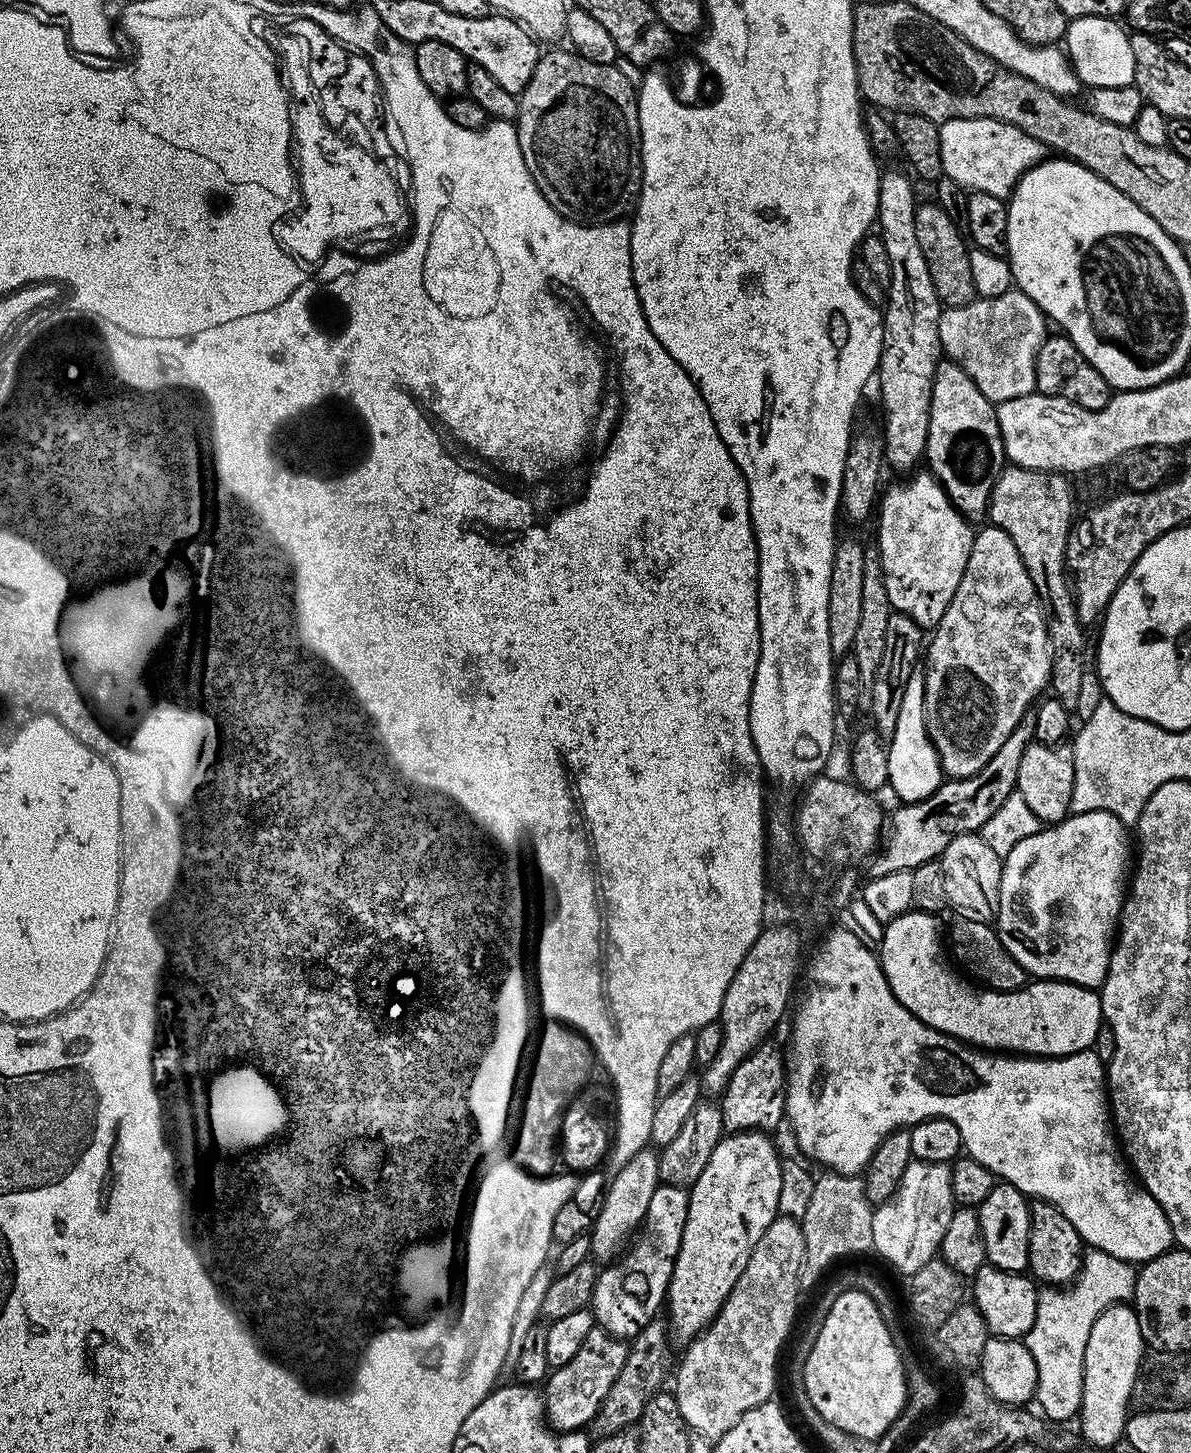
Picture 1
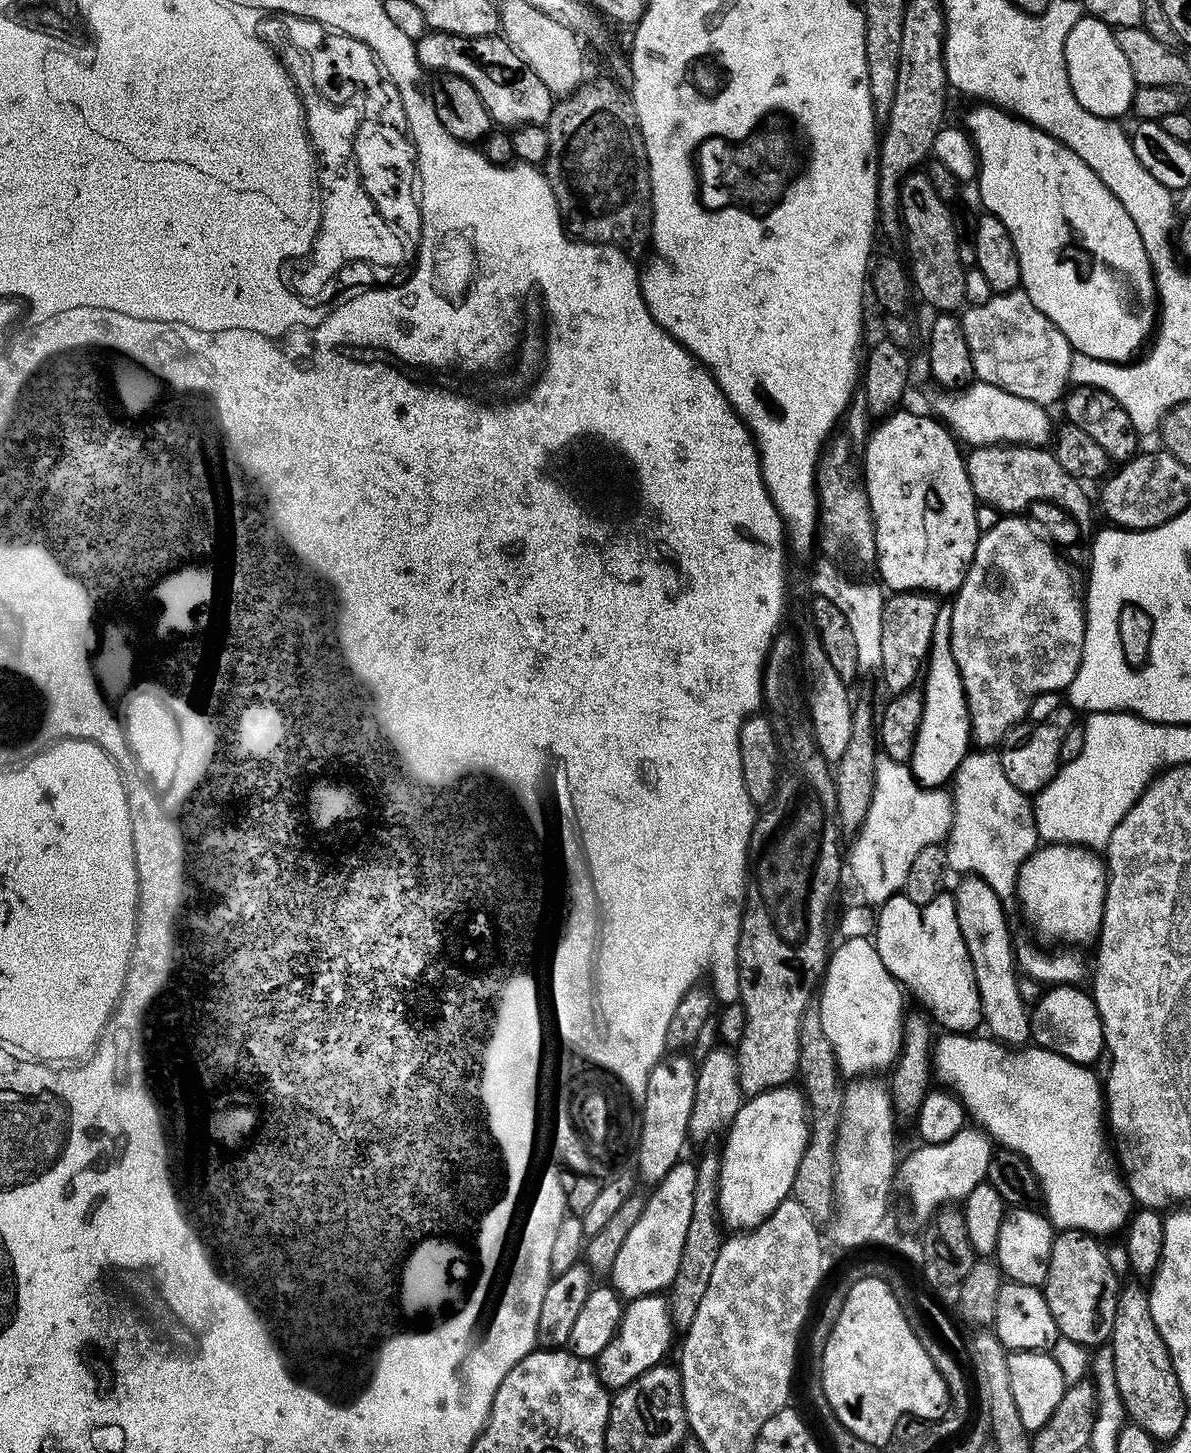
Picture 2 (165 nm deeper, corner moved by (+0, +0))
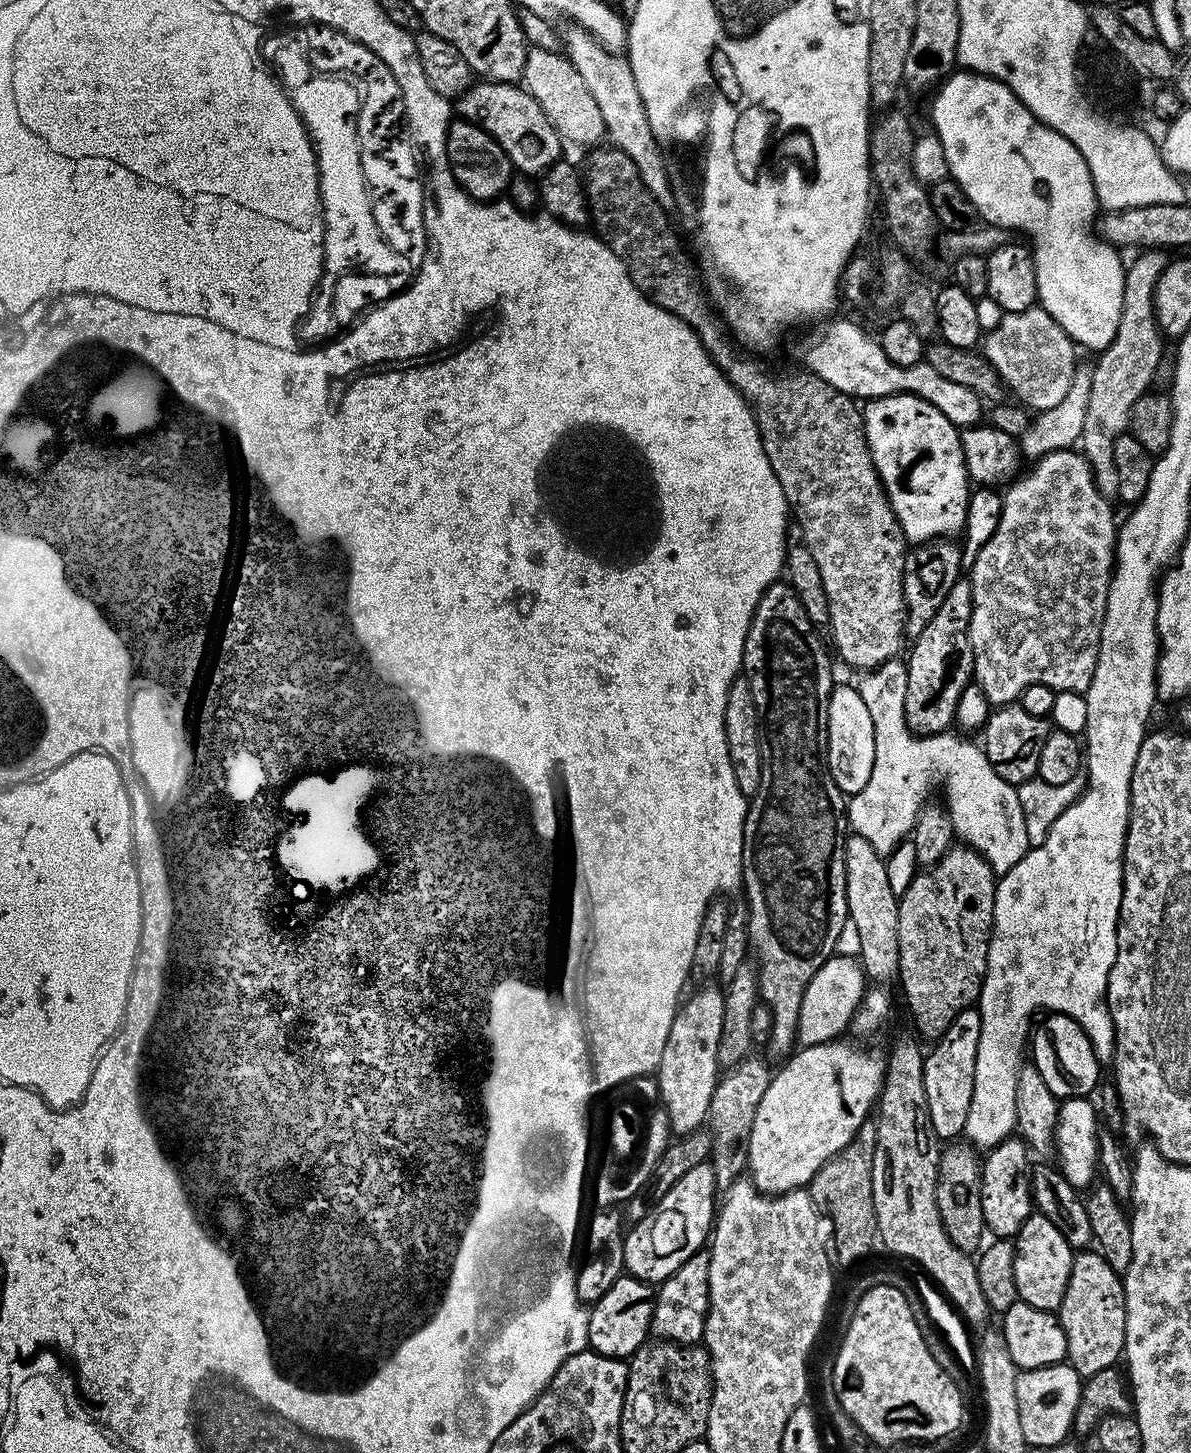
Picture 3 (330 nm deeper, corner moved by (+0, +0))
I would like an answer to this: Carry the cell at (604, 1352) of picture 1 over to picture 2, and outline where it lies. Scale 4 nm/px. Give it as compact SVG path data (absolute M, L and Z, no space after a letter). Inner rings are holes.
M667 1295L631 1297L624 1304L624 1313L614 1338L606 1342L606 1350L602 1350L602 1354L594 1360L605 1388L609 1390L625 1388L627 1384L634 1382L634 1378L646 1374L646 1370L661 1363L667 1357L664 1355L672 1348L672 1335L674 1335L674 1329Z

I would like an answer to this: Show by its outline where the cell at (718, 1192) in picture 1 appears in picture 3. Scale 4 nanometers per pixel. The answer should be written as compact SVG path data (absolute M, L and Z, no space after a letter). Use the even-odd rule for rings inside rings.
M837 1038L827 1044L801 1047L801 1052L793 1051L783 1061L784 1069L773 1075L766 1094L762 1094L762 1102L758 1102L758 1114L754 1114L754 1130L750 1130L747 1167L750 1179L759 1192L778 1196L782 1192L794 1192L808 1186L819 1168L847 1147L858 1134L859 1127L869 1119L884 1088L888 1061L883 1051L880 1053L876 1048L860 1049L858 1045L847 1044L846 1041Z

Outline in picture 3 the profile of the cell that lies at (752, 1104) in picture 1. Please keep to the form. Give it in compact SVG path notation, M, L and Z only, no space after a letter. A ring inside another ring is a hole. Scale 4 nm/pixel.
M777 582L777 583L774 583L774 584L772 584L772 585L770 585L770 586L769 586L769 587L768 587L768 588L767 588L767 589L766 589L766 591L765 591L765 592L764 592L764 593L763 593L763 594L762 594L762 598L761 598L761 599L760 599L760 601L759 601L759 602L758 602L758 606L757 606L757 607L756 607L756 609L755 609L755 610L754 610L754 614L753 614L753 615L752 615L752 621L751 621L751 622L750 622L750 630L749 630L749 631L748 631L748 633L747 633L747 634L746 634L746 646L745 646L745 647L744 647L744 663L743 663L743 665L742 665L742 674L743 674L743 675L744 675L744 676L745 676L745 678L747 678L747 679L748 679L748 681L749 681L749 682L750 682L750 691L752 691L752 692L753 692L753 694L754 694L754 706L755 706L755 707L756 707L756 719L757 719L757 721L758 721L758 728L759 728L759 731L760 731L760 732L761 732L761 733L762 733L762 747L761 747L761 749L760 749L760 784L759 784L759 786L758 786L758 787L757 787L757 788L756 788L756 792L755 792L755 794L753 794L753 795L752 795L752 797L750 797L750 803L749 803L749 806L748 806L748 813L747 813L747 814L746 814L746 818L745 818L745 819L744 819L744 845L743 845L743 846L742 846L742 858L741 858L741 859L740 859L740 866L741 866L741 869L742 869L742 889L743 889L743 888L744 888L744 896L745 896L745 897L744 897L744 896L743 896L743 899L744 899L744 900L745 900L745 901L746 901L746 903L747 903L747 906L748 906L748 913L749 913L749 914L750 914L750 922L749 922L749 923L748 923L748 943L749 943L749 945L750 945L750 952L751 952L751 955L752 955L752 956L753 956L753 957L754 957L754 960L755 960L755 956L756 956L756 960L757 960L757 961L756 961L756 960L755 960L755 963L756 963L756 964L757 964L757 965L758 965L758 975L759 975L759 978L760 978L760 999L761 999L761 1001L762 1001L762 1003L764 1003L764 1005L765 1005L765 1006L766 1006L766 1007L768 1007L768 1009L769 1009L769 1010L770 1010L770 1014L771 1014L771 1015L772 1015L772 1017L773 1017L773 1018L774 1018L774 1026L773 1026L773 1027L772 1027L772 1029L771 1029L771 1030L770 1030L770 1034L769 1034L769 1035L768 1035L768 1043L767 1043L767 1047L768 1047L768 1048L769 1048L769 1049L771 1049L771 1048L773 1048L773 1050L774 1050L774 1051L776 1051L776 1052L777 1052L777 1054L778 1054L778 1055L780 1055L780 1058L784 1058L784 1057L787 1057L787 1056L788 1056L788 1055L789 1055L789 1053L791 1053L791 1052L792 1052L792 1051L793 1051L793 1048L794 1048L794 1045L795 1045L795 1044L796 1044L796 1043L797 1043L797 1038L796 1038L796 1031L797 1031L797 1030L798 1030L798 1022L799 1022L799 1021L800 1021L800 1011L801 1011L801 1010L802 1010L802 994L803 994L803 993L804 993L804 991L805 991L805 990L806 990L806 986L810 986L810 982L811 982L811 981L812 981L812 979L813 979L813 978L814 978L814 974L815 974L815 973L816 973L816 972L817 972L817 970L818 970L818 969L819 969L819 968L820 968L820 967L821 967L821 966L822 966L822 965L824 965L824 964L825 964L825 963L826 963L826 961L827 961L827 960L828 960L828 959L829 959L829 958L831 958L831 957L832 957L832 955L834 955L834 953L835 953L835 952L836 952L836 943L837 943L837 942L838 942L838 934L842 934L842 926L846 926L846 922L847 922L847 921L848 921L848 920L849 920L849 916L848 916L848 906L847 906L847 886L846 886L846 858L845 858L845 857L844 857L844 841L845 841L845 839L846 839L846 837L847 837L847 836L848 836L848 835L849 835L849 832L850 832L850 825L849 825L849 823L848 823L848 814L847 814L847 811L846 811L846 796L845 796L845 795L844 795L844 794L843 794L843 793L841 793L841 792L840 792L840 790L839 790L839 788L838 788L838 786L836 786L836 785L835 785L835 782L834 782L834 778L832 778L832 777L831 777L831 772L830 772L830 766L829 766L829 765L828 765L828 760L827 760L827 703L828 703L828 702L830 702L830 696L831 696L831 692L832 692L832 690L833 690L833 687L834 687L834 680L832 680L832 660L833 660L833 657L832 657L832 656L831 656L831 655L830 655L830 652L829 652L829 649L828 649L828 648L827 648L827 647L826 647L826 644L825 644L825 648L826 648L826 649L824 649L824 644L823 644L823 642L822 642L822 641L820 641L820 636L819 636L819 634L821 634L821 633L820 633L820 632L819 632L819 631L818 631L818 628L817 628L817 627L816 627L816 625L815 625L815 624L812 624L812 622L811 622L811 620L810 620L810 618L808 618L808 617L807 617L807 614L806 614L806 610L804 610L804 609L803 609L803 606L802 606L802 602L800 602L800 601L799 601L799 598L798 598L798 594L796 594L796 593L795 593L795 590L793 590L793 589L792 589L792 585L790 585L790 584L789 584L789 583L788 583L788 582Z

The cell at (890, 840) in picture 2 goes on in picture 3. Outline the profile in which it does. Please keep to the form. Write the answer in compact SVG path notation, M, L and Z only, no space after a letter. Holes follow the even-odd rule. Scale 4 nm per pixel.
M897 658L895 660L888 660L884 664L878 665L878 667L865 671L864 676L858 681L858 689L866 707L870 710L871 721L873 722L874 732L874 764L873 770L870 771L870 780L866 783L866 786L862 787L862 790L854 793L850 796L850 799L846 804L846 811L848 814L848 823L851 831L860 835L862 838L866 838L867 842L870 842L871 846L874 846L874 850L881 854L887 854L894 851L894 849L901 847L902 841L900 840L911 833L912 828L916 825L916 819L920 813L920 809L924 807L926 801L929 799L928 791L932 788L932 783L935 780L941 780L944 783L944 796L946 801L946 807L950 818L952 819L952 831L957 837L960 836L967 847L973 848L978 854L982 854L982 858L986 858L986 862L997 873L1003 874L1009 872L1021 858L1027 854L1029 850L1029 842L1026 838L1026 818L1022 818L1022 802L1018 802L1018 794L1016 793L1017 785L1006 782L1006 778L998 778L998 774L994 774L994 766L990 766L990 758L986 758L983 747L979 743L971 744L968 740L963 740L960 736L955 736L955 731L949 730L946 732L939 732L936 736L918 736L915 732L911 732L908 729L908 723L906 722L906 678L908 677L908 665L903 659Z

